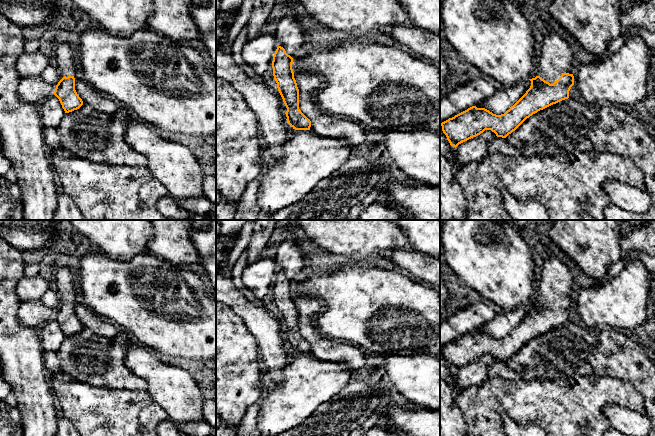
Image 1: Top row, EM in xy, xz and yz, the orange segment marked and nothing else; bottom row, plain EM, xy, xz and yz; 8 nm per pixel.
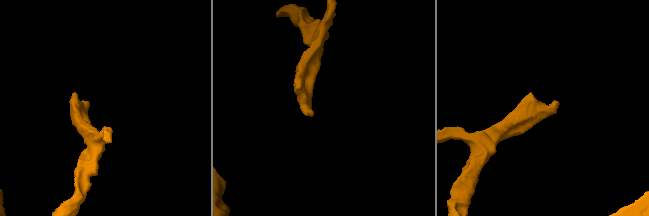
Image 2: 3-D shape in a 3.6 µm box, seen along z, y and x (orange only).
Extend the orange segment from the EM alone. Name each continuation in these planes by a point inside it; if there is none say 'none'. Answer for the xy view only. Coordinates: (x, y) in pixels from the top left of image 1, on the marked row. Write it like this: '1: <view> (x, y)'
1: xy (66, 63)

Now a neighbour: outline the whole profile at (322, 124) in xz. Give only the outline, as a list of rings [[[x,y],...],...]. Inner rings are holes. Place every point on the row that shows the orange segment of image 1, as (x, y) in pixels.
[[[294,72],[299,89],[299,109],[311,121],[310,130],[328,138],[338,138],[358,149],[366,144],[366,133],[359,123],[325,114],[315,101],[323,79],[312,74]]]

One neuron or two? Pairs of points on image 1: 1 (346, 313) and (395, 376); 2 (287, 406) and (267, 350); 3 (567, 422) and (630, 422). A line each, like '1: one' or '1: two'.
1: two
2: two
3: two

